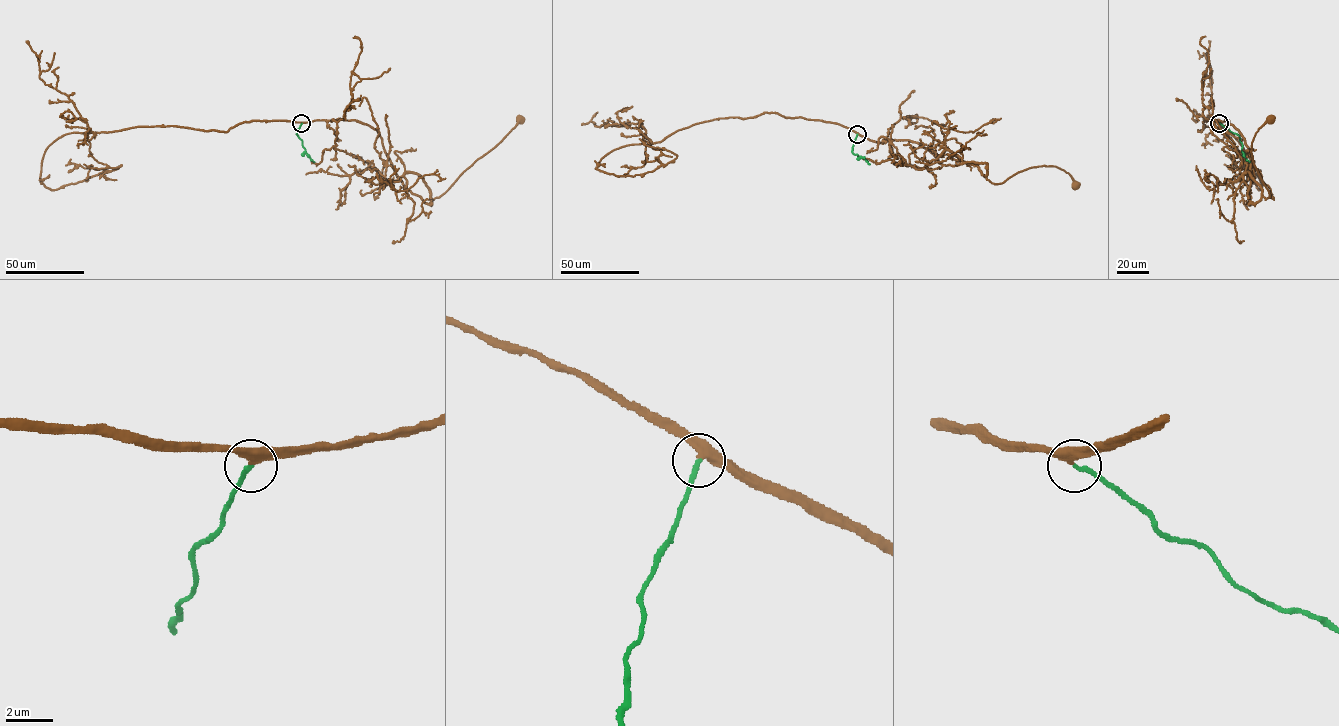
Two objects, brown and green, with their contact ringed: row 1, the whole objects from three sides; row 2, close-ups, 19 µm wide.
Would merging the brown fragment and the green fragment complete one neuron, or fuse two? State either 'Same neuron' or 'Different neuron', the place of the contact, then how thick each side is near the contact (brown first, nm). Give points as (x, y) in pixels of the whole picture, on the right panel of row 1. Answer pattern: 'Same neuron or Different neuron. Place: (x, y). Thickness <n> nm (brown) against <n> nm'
Same neuron. Place: (1219, 123). Thickness 380 nm (brown) against 190 nm

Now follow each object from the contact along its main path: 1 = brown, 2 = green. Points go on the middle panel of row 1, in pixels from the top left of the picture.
1: (857, 134), (921, 144), (941, 164), (986, 163), (994, 183), (1054, 166), (1076, 184)
2: (857, 134), (852, 152), (870, 164)

